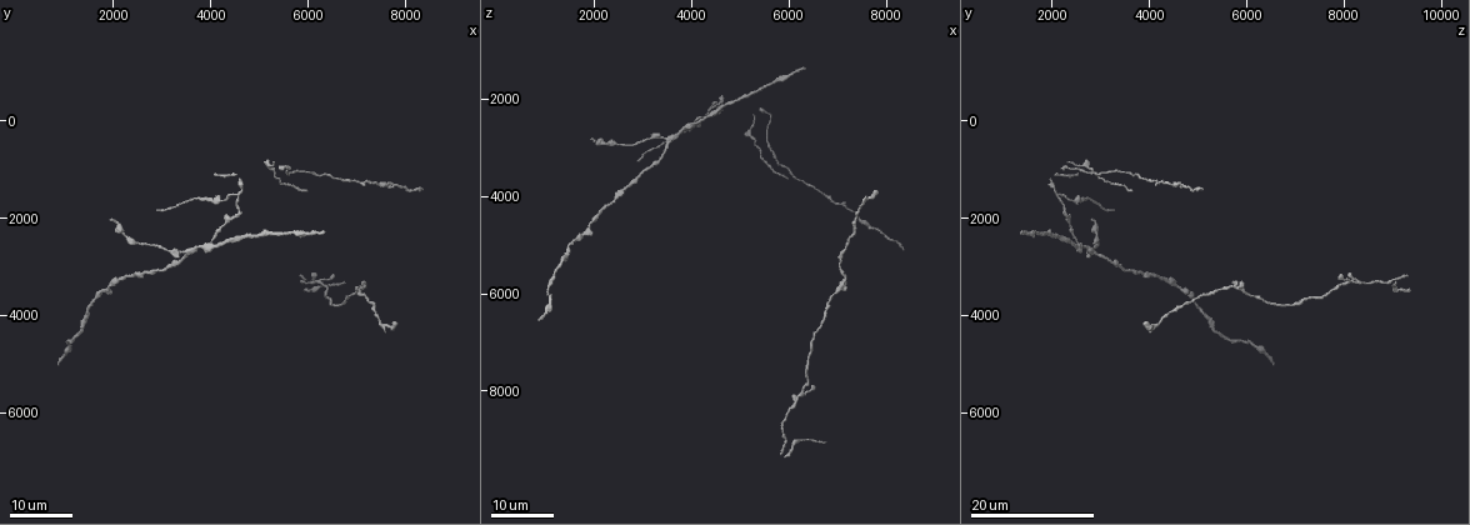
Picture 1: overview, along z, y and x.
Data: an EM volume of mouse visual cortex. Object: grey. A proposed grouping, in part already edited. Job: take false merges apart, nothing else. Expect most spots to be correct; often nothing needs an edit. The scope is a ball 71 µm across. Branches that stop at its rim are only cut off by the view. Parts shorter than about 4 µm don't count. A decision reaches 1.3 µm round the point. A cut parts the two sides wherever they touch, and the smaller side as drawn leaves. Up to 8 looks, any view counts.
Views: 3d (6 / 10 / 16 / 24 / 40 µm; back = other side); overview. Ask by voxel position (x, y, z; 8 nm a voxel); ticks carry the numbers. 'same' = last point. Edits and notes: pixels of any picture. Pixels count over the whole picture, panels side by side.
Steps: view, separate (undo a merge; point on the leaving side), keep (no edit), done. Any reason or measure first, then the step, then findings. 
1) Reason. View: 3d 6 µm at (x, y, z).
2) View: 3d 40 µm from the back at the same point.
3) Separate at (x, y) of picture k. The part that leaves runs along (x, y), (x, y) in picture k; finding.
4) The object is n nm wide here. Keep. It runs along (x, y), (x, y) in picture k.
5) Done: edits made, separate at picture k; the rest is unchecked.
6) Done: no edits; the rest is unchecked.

Two arms in line, one across. View: 3d 24 µm at (4100, 2600, 2500).

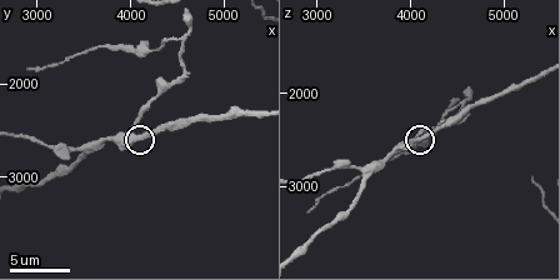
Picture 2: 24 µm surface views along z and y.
View: 3d 10 µm at (4050, 2600, 2500).

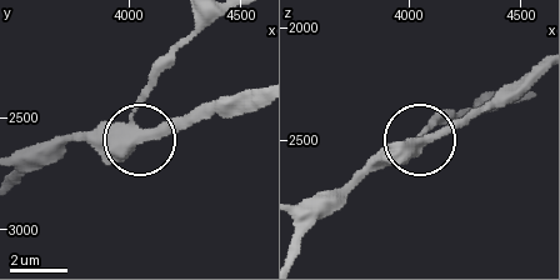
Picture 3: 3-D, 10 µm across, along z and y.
The side arm is 22 µm long. Separate at (145, 89) of picture 3. The part that leaves runs along (133, 125), (146, 84), (211, 24) in picture 3; a second cell is stuck on.

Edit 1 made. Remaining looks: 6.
View: overview.

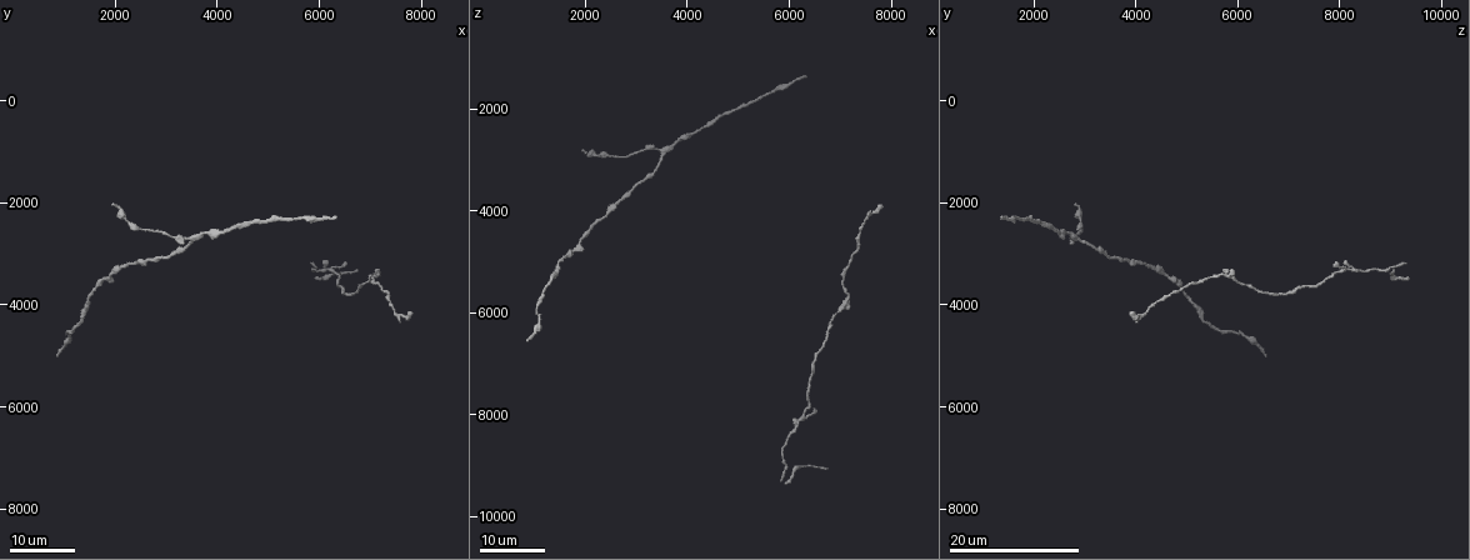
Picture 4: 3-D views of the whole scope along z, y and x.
Three arms meet. View: 3d 16 µm at (3500, 2700, 2900).

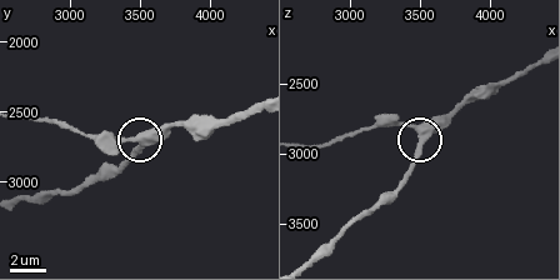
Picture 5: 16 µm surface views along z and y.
Zoom in. View: 3d 6 µm at (3480, 2700, 2820).

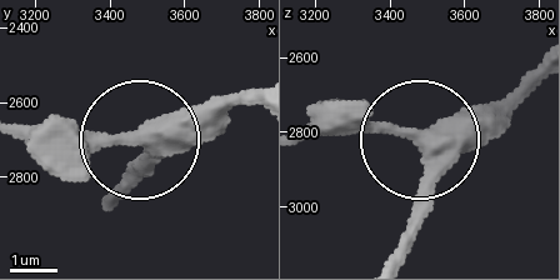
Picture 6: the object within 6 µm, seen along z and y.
Other side. View: 3d 6 µm from the back at (3490, 2690, 2830).

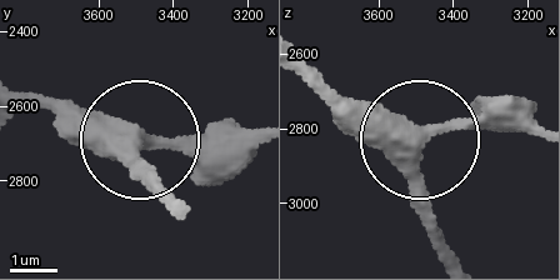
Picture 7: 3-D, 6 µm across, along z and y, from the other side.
Keep. It runs along (306, 59), (425, 134), (533, 130) in picture 7; all the same cell.

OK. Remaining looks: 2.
Thick turns thin. View: 3d 24 µm at (7150, 3350, 5750).

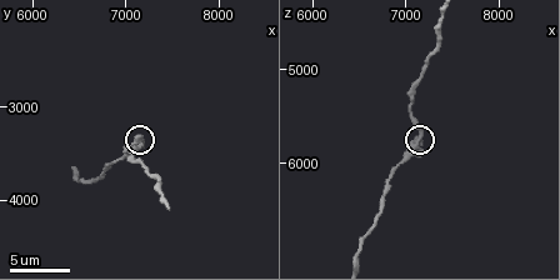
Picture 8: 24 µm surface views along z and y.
Zoom in. View: 3d 6 µm at the same point.

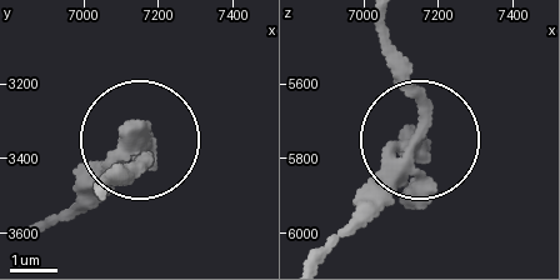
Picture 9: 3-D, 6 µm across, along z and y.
The object is 450 nm wide here. Keep. One cell here.

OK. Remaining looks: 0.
Done: edits made, separate at picture 3; the rest is unchecked.

